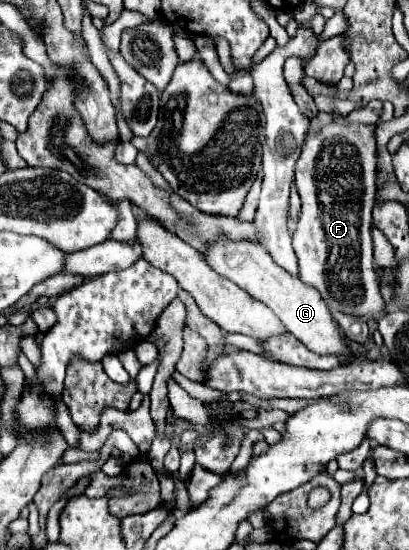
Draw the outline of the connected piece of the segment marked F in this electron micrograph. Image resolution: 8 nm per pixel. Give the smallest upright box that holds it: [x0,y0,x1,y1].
[293,123,383,317]

